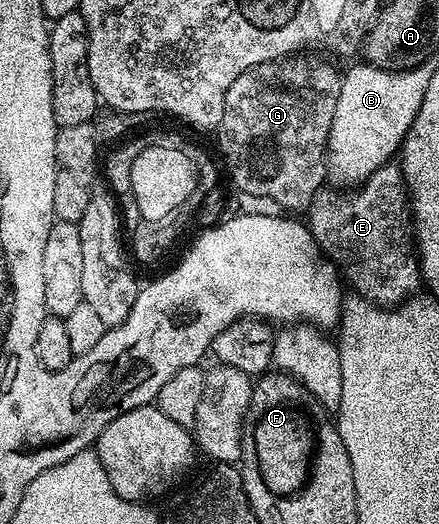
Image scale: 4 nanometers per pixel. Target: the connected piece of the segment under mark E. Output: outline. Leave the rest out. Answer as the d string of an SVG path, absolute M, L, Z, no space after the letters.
M388 164L377 168L377 172L364 180L362 186L350 192L340 192L335 188L320 190L306 211L305 221L311 227L311 235L315 237L319 249L335 263L340 275L355 285L354 293L358 297L366 298L376 306L390 308L406 302L421 286L419 255L413 241L413 223L409 213L409 195L407 187L403 185L403 171L398 165Z

